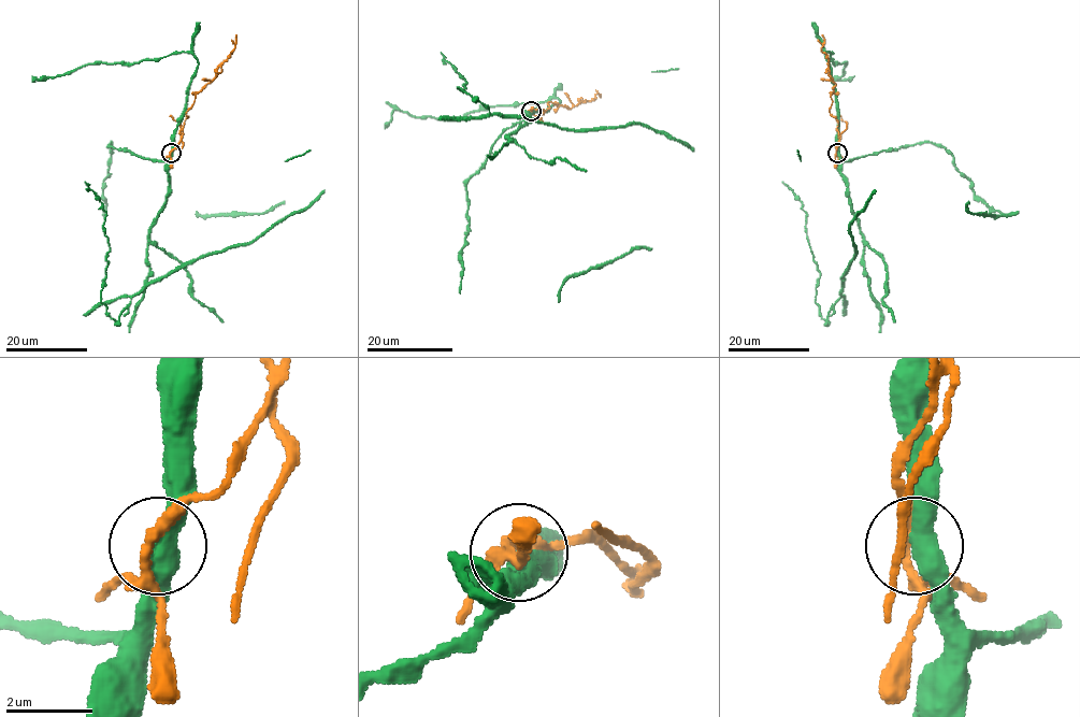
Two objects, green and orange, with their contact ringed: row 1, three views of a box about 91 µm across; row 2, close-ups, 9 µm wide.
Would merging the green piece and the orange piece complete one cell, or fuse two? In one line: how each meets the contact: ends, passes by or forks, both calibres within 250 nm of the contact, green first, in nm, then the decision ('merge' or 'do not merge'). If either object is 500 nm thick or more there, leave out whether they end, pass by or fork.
green passes by; orange forks; calibres 480 and 200 nm; do not merge

